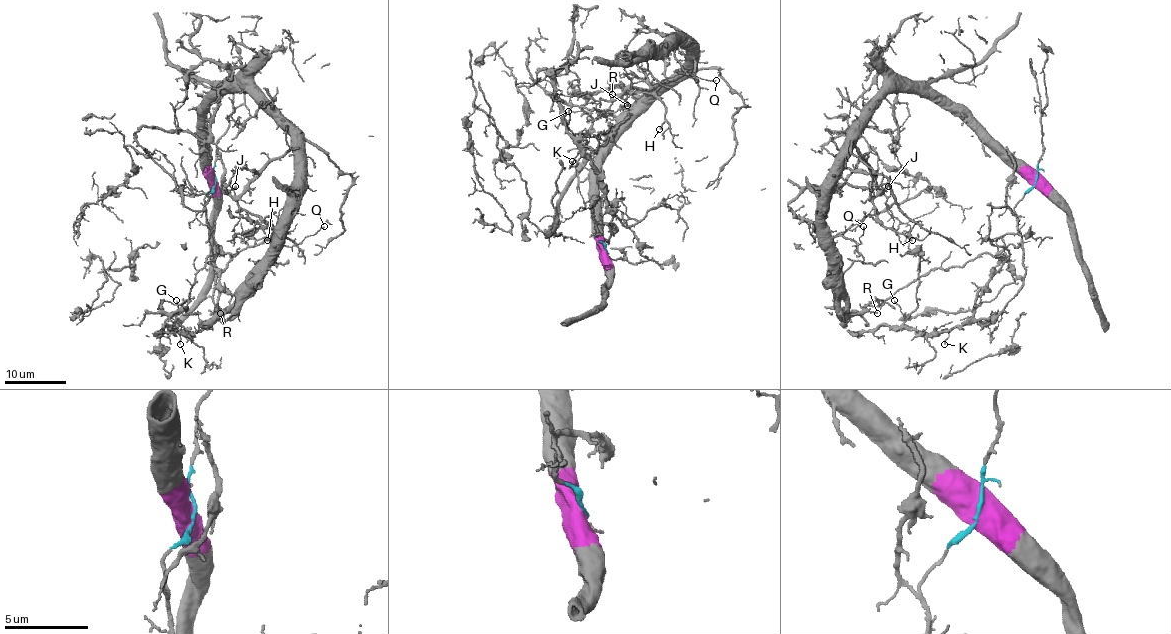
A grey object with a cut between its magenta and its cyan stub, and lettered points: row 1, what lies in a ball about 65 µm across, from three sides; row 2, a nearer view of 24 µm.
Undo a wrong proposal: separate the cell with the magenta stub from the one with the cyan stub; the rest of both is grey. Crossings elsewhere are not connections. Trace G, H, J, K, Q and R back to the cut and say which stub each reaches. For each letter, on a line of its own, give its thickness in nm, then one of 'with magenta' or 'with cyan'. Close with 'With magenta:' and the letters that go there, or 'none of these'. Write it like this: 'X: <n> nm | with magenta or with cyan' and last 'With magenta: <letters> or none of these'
G: 100 nm | with cyan
H: 160 nm | with magenta
J: 190 nm | with magenta
K: 100 nm | with cyan
Q: 120 nm | with magenta
R: 140 nm | with magenta
With magenta: H, J, Q, R

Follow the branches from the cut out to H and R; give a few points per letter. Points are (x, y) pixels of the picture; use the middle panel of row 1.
H: (607, 252), (599, 162), (616, 133), (684, 70), (648, 90), (630, 90), (651, 93), (664, 105), (659, 128)
R: (607, 252), (599, 161), (613, 136), (687, 62), (687, 51), (664, 42), (644, 60), (614, 63), (611, 94)

